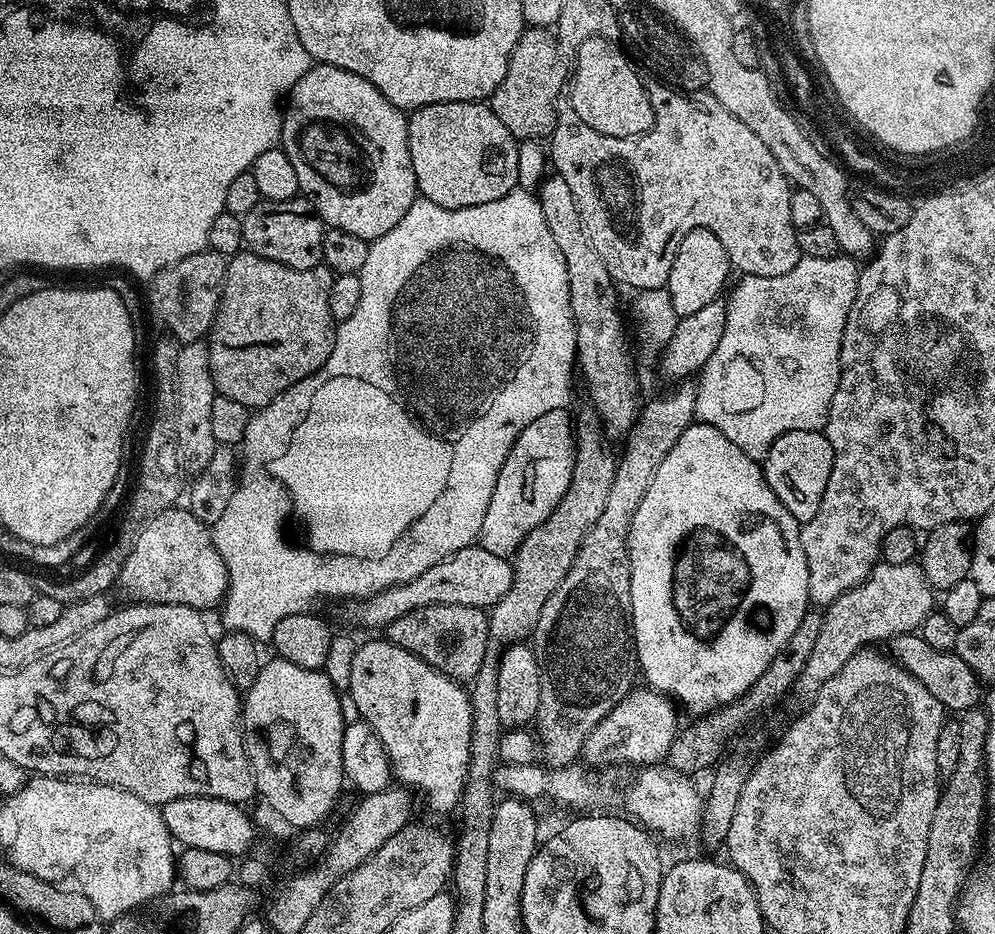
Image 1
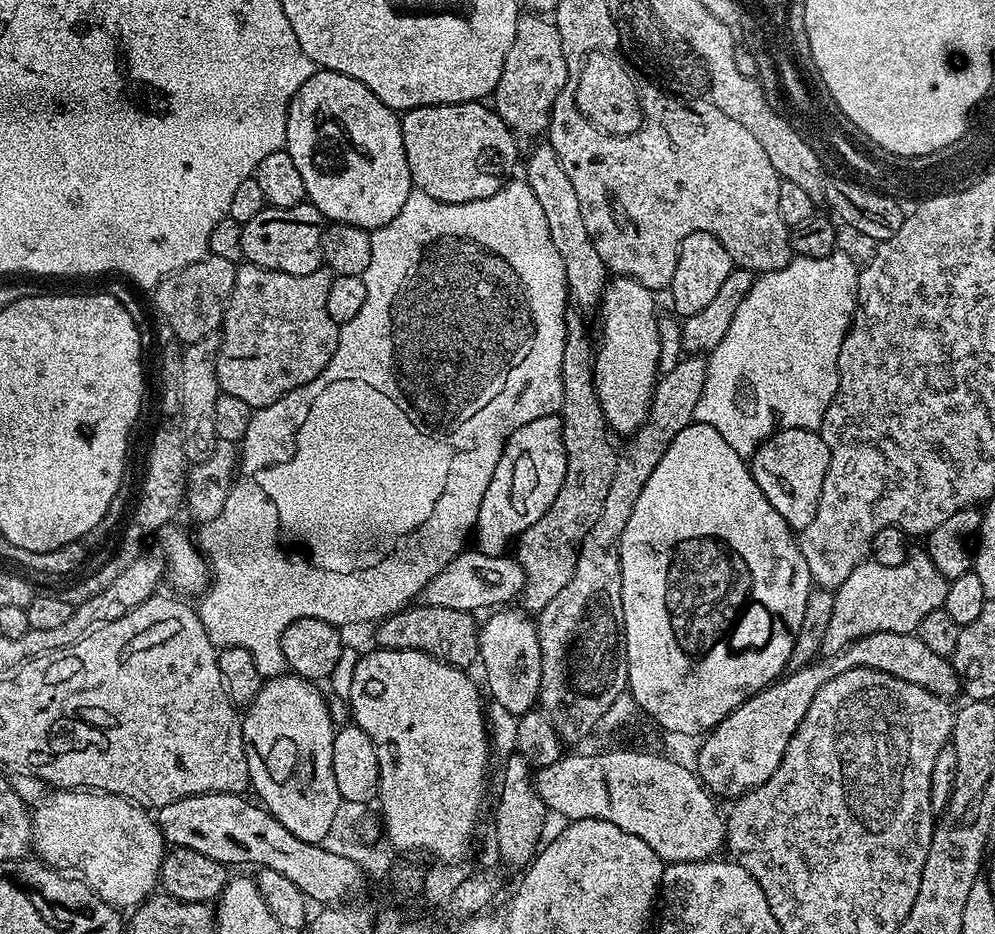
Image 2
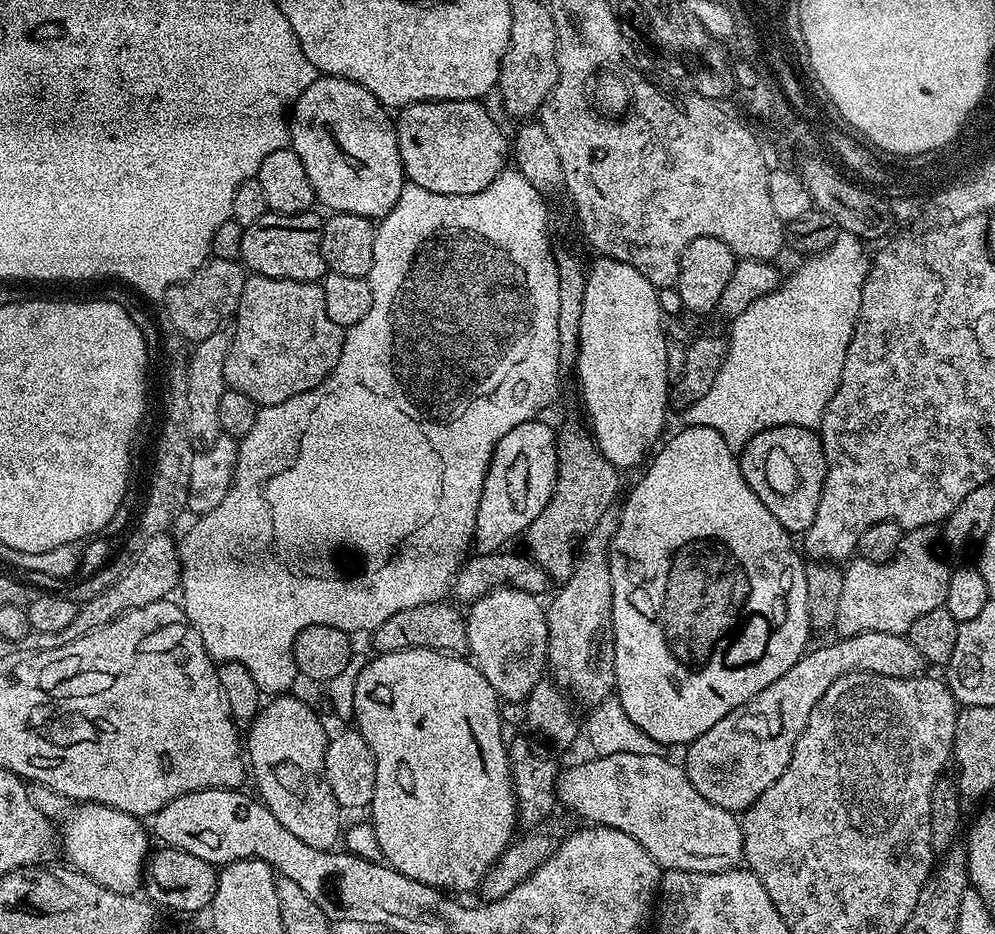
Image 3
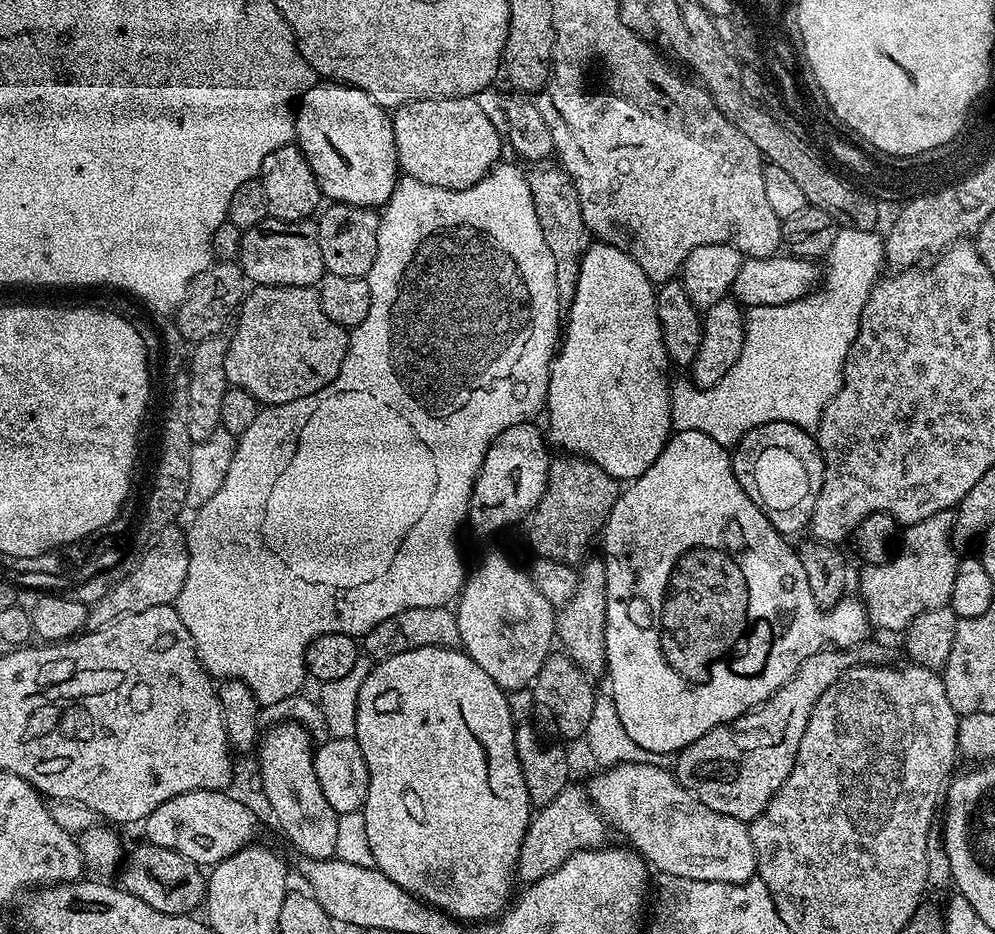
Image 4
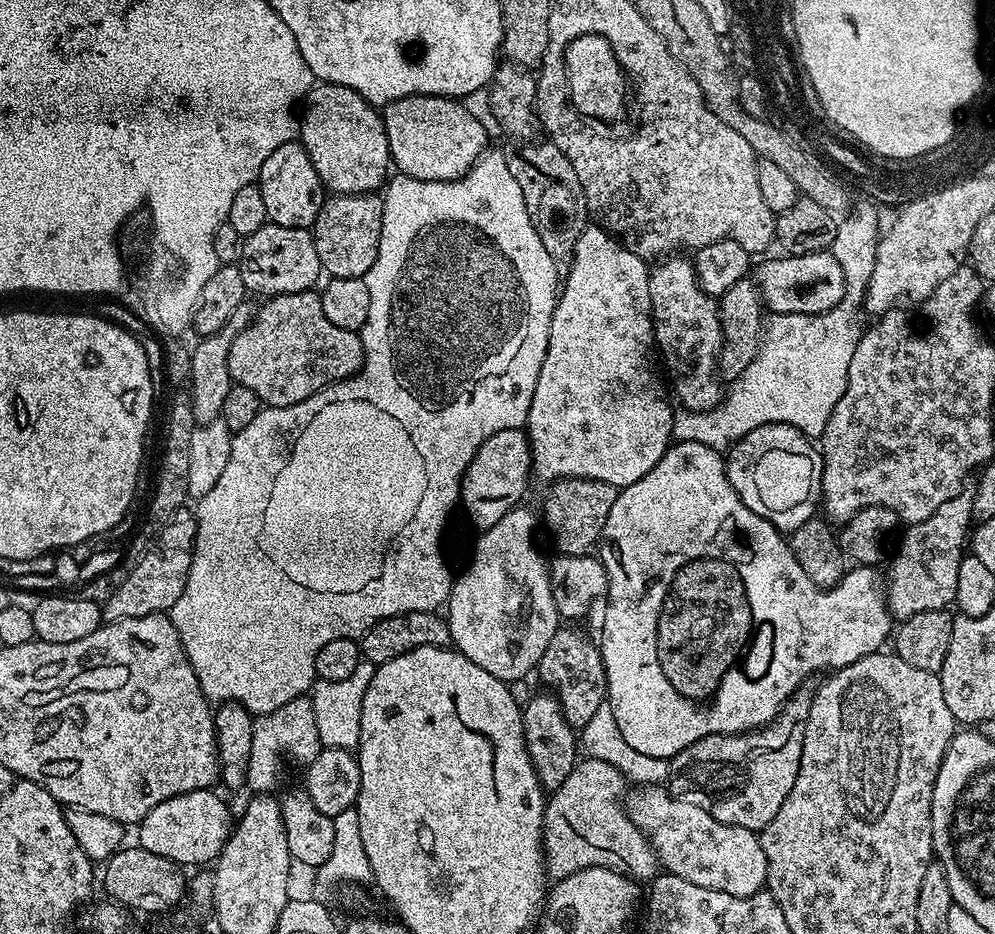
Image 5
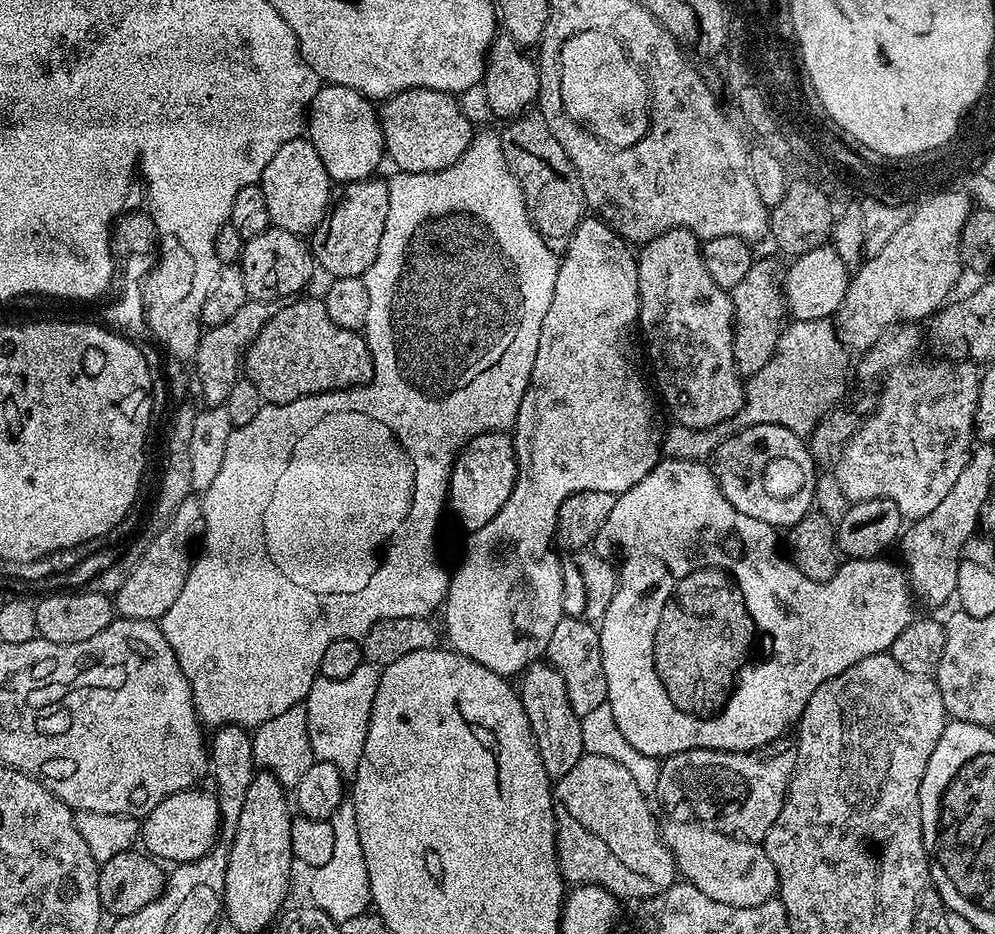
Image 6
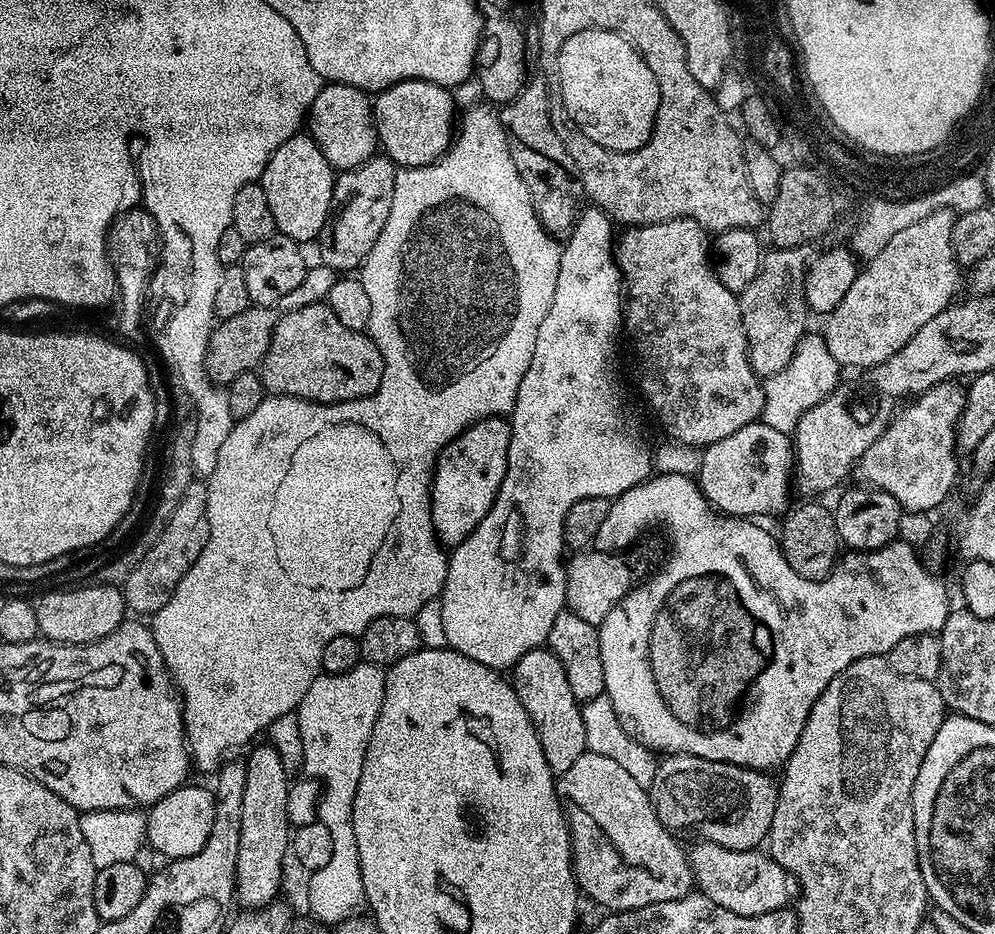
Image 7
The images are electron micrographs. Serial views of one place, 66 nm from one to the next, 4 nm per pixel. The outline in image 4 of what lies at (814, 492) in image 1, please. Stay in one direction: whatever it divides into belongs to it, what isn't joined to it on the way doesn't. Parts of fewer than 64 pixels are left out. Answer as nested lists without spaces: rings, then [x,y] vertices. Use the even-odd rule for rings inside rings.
[[[766,422],[736,441],[731,457],[732,469],[742,490],[746,490],[751,500],[759,501],[766,518],[779,532],[791,534],[791,532],[800,532],[803,528],[805,531],[809,527],[824,477],[824,459],[813,433],[804,432],[790,422]]]

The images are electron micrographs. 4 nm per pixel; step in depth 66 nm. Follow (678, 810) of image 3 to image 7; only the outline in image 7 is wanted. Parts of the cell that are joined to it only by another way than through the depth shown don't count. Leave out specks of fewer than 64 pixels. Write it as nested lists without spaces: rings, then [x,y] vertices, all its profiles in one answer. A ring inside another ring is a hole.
[[[705,839],[699,843],[690,848],[688,862],[692,866],[695,887],[710,898],[710,902],[718,902],[718,906],[734,914],[761,916],[789,907],[790,901],[797,895],[796,879],[778,866],[767,851],[732,852]]]

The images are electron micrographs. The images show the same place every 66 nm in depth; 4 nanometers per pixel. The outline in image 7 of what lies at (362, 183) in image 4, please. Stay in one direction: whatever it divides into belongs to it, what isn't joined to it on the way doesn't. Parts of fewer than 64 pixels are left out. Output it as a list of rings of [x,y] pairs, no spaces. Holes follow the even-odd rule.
[[[325,83],[310,106],[306,128],[333,170],[356,168],[377,155],[376,123],[372,121],[369,93],[349,84]]]

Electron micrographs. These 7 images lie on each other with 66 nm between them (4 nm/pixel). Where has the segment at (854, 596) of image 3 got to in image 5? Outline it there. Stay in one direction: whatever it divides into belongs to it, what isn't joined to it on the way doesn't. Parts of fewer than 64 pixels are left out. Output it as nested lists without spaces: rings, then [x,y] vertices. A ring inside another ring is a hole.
[[[961,490],[954,498],[950,498],[950,502],[942,502],[942,506],[938,506],[938,510],[930,514],[930,518],[922,518],[922,522],[909,524],[903,529],[904,537],[902,532],[899,537],[900,545],[898,540],[894,555],[887,565],[888,576],[886,572],[888,610],[897,621],[910,618],[914,614],[922,614],[926,610],[943,612],[955,601],[958,590],[958,566],[966,554],[966,543],[974,520],[973,496],[973,491]]]

